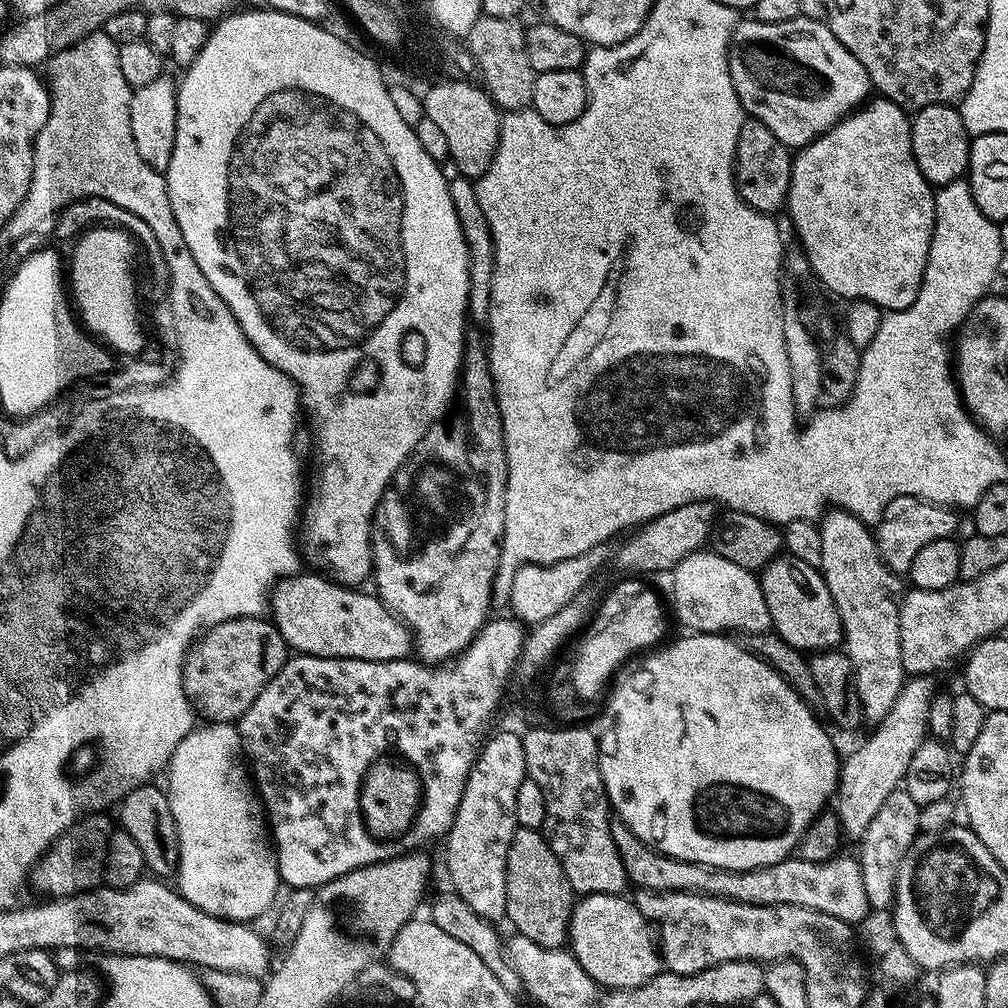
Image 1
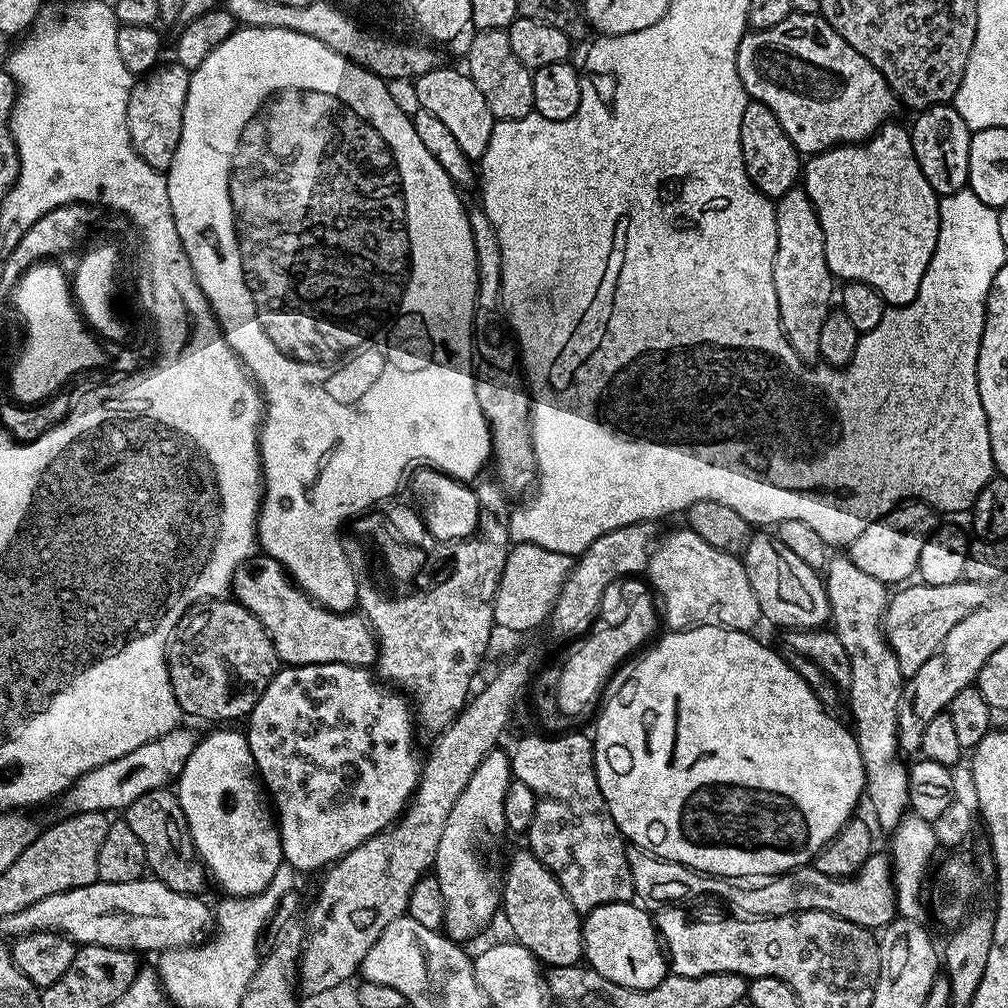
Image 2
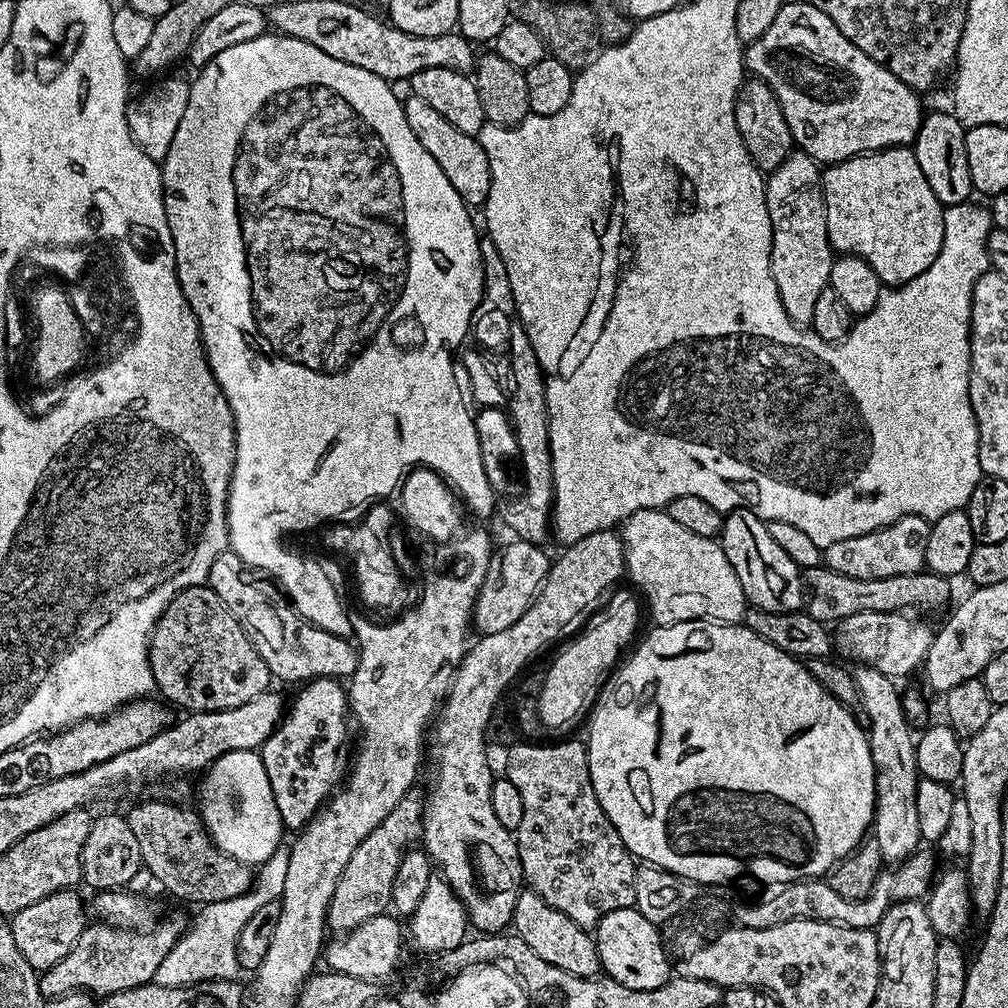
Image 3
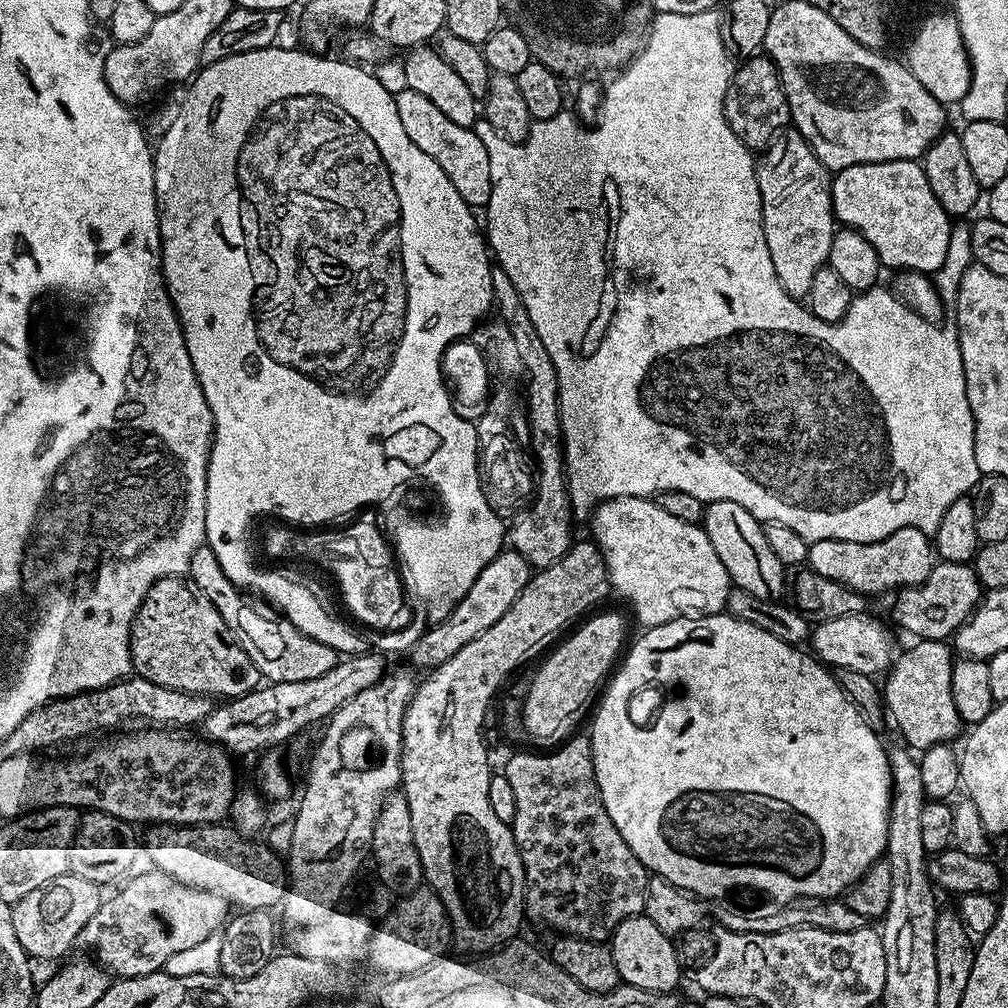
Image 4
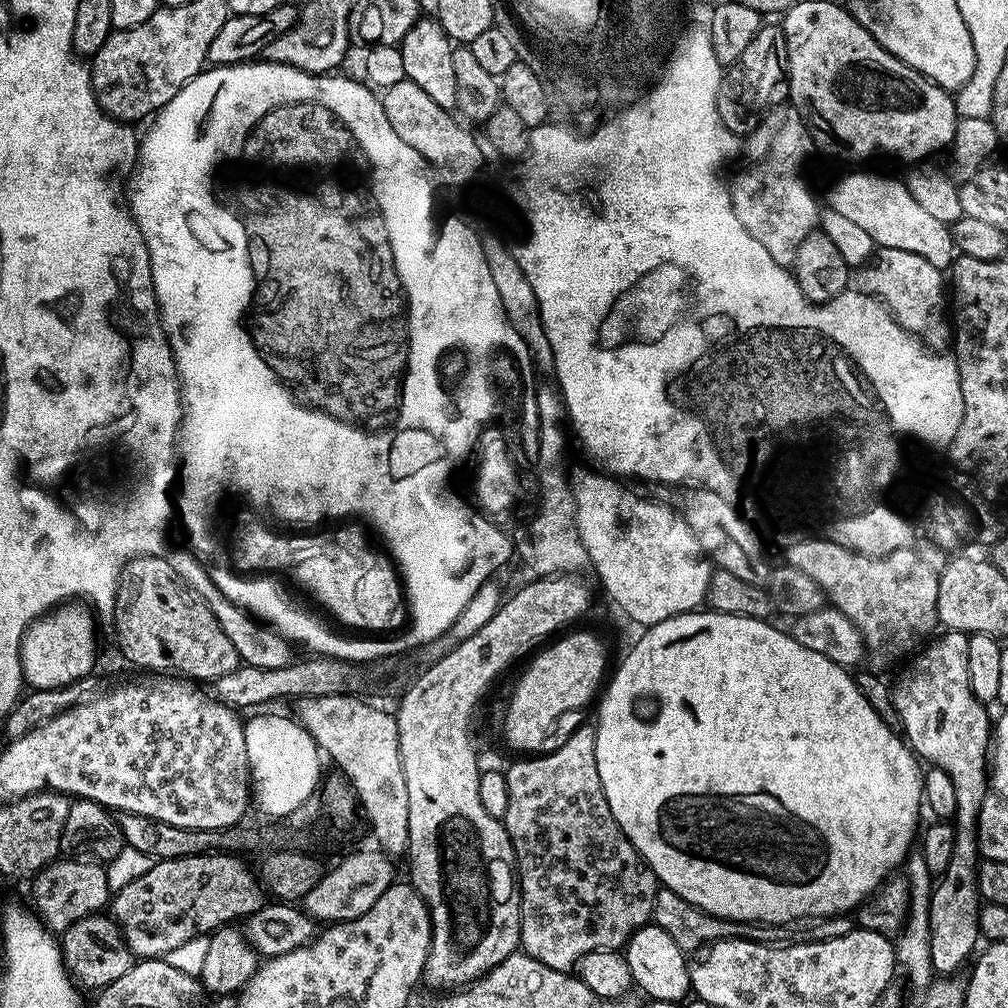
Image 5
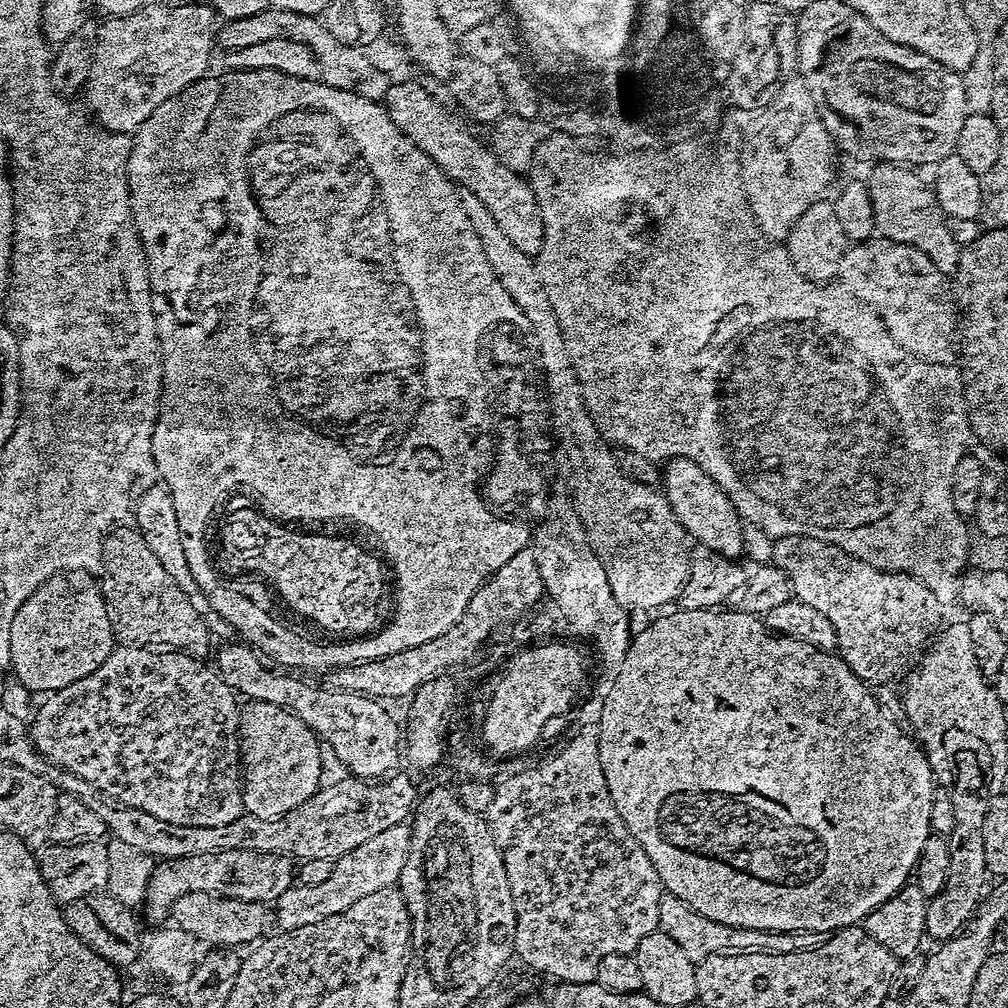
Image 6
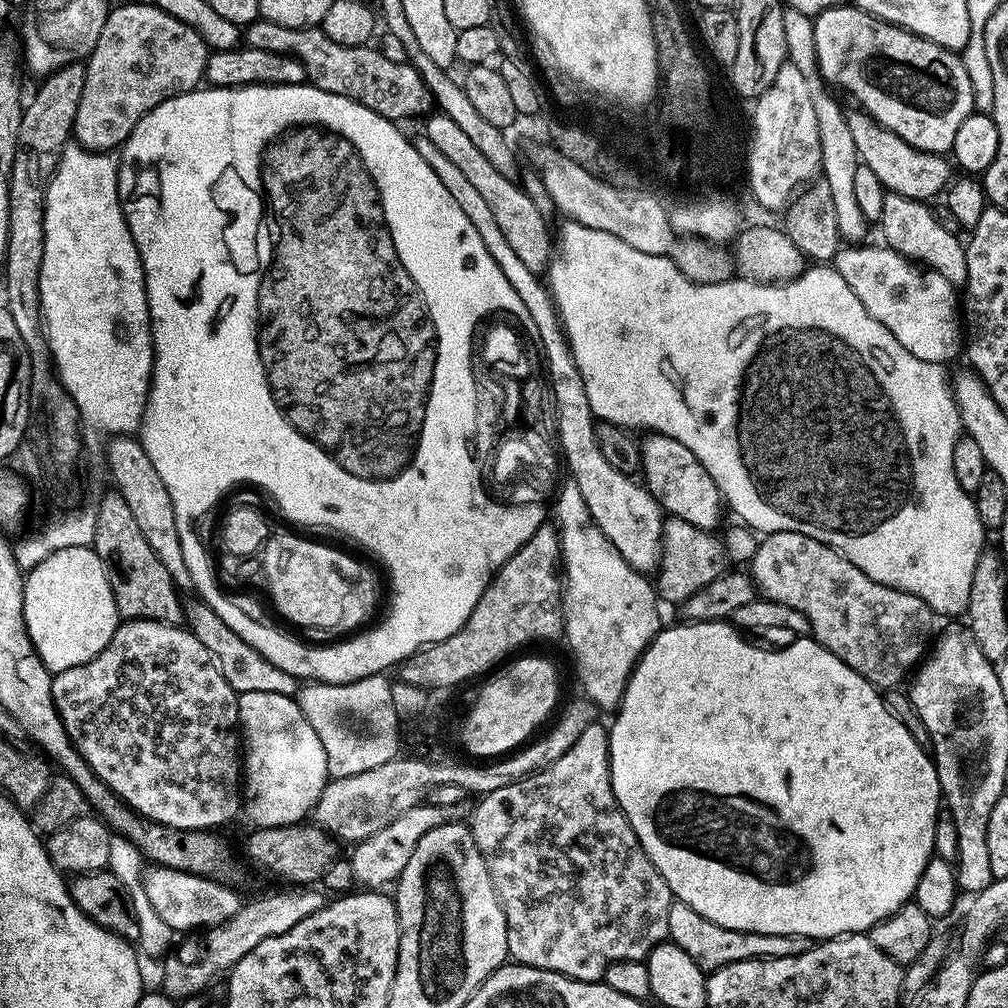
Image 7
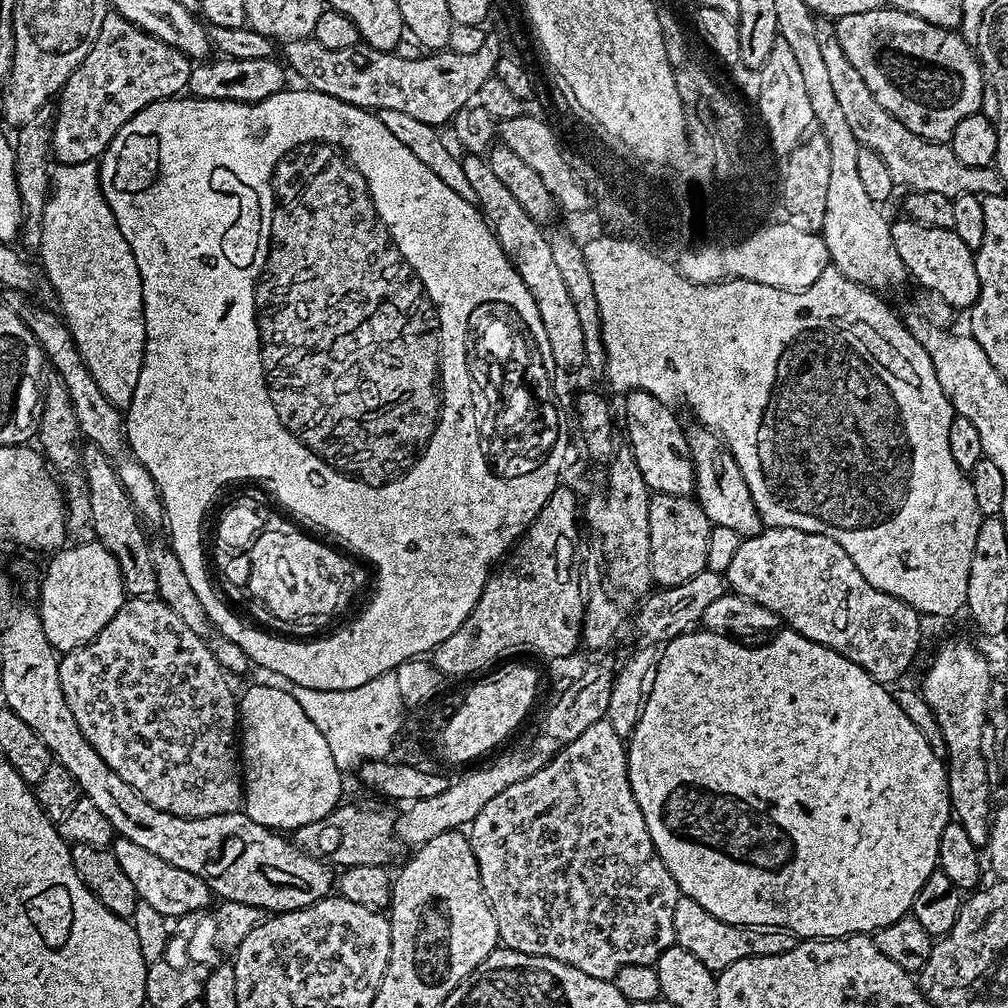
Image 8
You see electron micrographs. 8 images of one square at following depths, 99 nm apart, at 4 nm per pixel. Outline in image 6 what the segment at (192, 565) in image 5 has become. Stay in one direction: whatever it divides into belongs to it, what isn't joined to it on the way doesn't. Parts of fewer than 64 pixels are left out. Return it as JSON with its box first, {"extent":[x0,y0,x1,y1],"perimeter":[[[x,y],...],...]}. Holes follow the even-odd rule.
{"extent":[134,486,237,641],"perimeter":[[[157,486],[157,488],[146,489],[141,496],[139,493],[134,500],[134,520],[135,516],[136,531],[142,534],[142,538],[146,538],[146,546],[150,546],[150,551],[157,556],[158,563],[167,570],[170,578],[174,578],[174,583],[181,588],[182,594],[186,594],[186,599],[193,604],[194,610],[198,610],[202,622],[206,622],[208,631],[217,641],[231,641],[237,635],[234,626],[226,622],[226,618],[222,618],[218,610],[214,610],[210,598],[206,598],[206,590],[202,590],[202,586],[194,582],[194,573],[190,570],[190,562],[186,562],[186,550],[182,547],[182,530],[178,526],[178,510],[174,510],[174,498],[168,493],[168,489]]]}

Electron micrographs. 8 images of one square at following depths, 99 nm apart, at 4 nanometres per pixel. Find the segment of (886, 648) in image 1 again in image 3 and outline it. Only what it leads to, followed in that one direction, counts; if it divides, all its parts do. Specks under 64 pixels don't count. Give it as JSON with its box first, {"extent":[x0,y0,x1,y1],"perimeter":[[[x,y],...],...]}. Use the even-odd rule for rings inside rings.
{"extent":[854,666,922,866],"perimeter":[[[867,666],[857,667],[854,675],[866,710],[868,745],[876,771],[876,815],[872,817],[870,836],[878,842],[885,865],[895,866],[907,860],[922,844],[916,797],[922,777],[916,765],[914,732],[908,729],[910,721],[904,712],[902,692],[896,689],[897,681],[893,677]]]}

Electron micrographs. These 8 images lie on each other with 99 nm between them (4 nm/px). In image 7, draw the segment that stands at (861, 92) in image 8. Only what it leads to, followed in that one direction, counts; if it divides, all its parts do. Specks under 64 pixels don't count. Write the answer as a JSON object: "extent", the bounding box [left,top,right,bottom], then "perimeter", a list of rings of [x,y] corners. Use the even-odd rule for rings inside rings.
{"extent":[848,110,954,202],"perimeter":[[[863,110],[848,112],[848,125],[850,134],[854,137],[854,150],[858,150],[860,163],[870,166],[874,170],[878,182],[888,192],[902,194],[906,198],[914,198],[925,202],[931,201],[931,196],[936,196],[947,189],[954,176],[951,163],[939,152],[923,152],[898,138],[890,130],[880,125],[869,112]]]}

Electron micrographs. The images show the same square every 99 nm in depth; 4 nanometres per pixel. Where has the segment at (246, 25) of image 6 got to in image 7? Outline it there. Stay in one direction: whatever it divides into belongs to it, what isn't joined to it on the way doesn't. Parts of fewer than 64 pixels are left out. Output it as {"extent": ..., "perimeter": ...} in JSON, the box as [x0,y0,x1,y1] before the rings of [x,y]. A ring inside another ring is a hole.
{"extent":[242,18,433,122],"perimeter":[[[261,18],[243,29],[242,40],[254,50],[270,51],[272,54],[288,55],[300,60],[304,64],[307,83],[330,94],[350,98],[387,120],[401,122],[407,116],[423,117],[433,111],[432,94],[412,64],[390,62],[372,46],[342,46],[334,42],[334,38],[326,38],[323,28],[319,26],[278,26],[278,22]]]}

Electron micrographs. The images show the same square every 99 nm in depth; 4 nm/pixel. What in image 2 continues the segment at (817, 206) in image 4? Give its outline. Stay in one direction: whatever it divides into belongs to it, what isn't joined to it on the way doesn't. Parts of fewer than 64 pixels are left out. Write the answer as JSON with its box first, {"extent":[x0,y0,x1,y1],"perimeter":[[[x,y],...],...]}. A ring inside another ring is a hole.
{"extent":[772,187,834,362],"perimeter":[[[803,187],[792,188],[785,196],[779,197],[775,205],[778,246],[772,259],[772,277],[774,294],[778,294],[780,325],[784,328],[785,338],[801,360],[812,362],[820,354],[818,341],[822,334],[822,322],[826,322],[834,304],[834,277],[826,266],[822,226]]]}

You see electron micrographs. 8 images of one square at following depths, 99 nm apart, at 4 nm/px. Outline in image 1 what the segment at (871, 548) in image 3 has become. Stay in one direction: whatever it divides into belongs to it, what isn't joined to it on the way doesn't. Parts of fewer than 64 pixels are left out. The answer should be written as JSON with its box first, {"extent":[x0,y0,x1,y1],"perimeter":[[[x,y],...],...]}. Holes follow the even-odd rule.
{"extent":[874,496,957,574],"perimeter":[[[899,496],[886,506],[884,517],[875,525],[874,535],[880,557],[890,571],[897,574],[907,574],[918,555],[918,550],[929,542],[951,540],[957,534],[957,513],[951,507],[943,504],[931,504],[929,500],[921,500],[919,496]]]}

